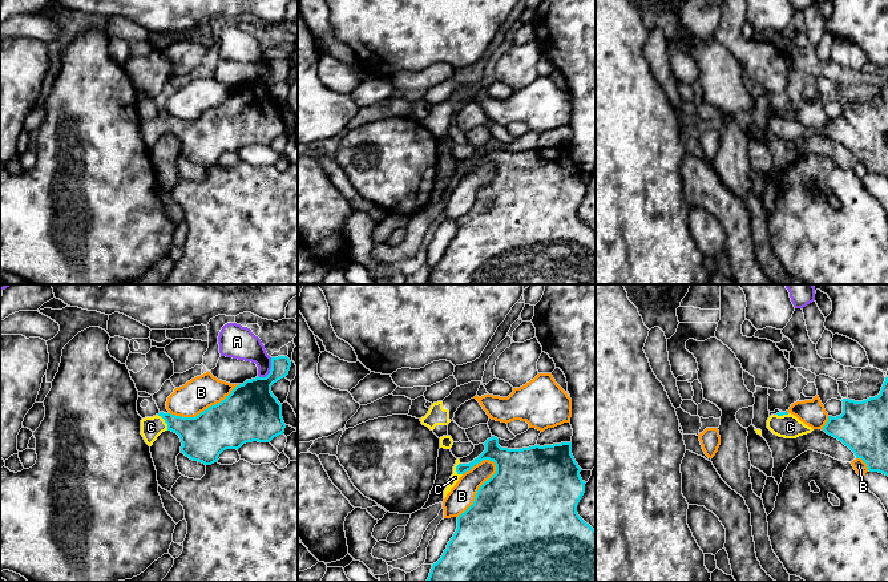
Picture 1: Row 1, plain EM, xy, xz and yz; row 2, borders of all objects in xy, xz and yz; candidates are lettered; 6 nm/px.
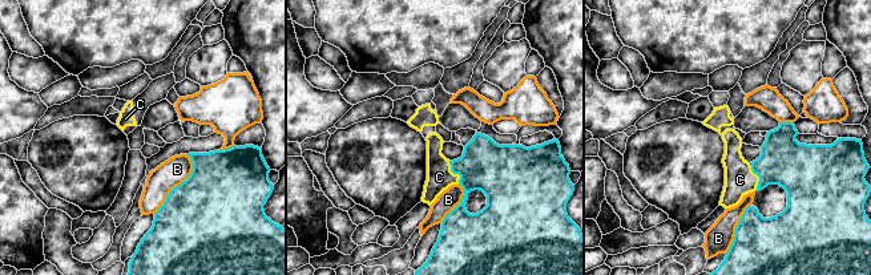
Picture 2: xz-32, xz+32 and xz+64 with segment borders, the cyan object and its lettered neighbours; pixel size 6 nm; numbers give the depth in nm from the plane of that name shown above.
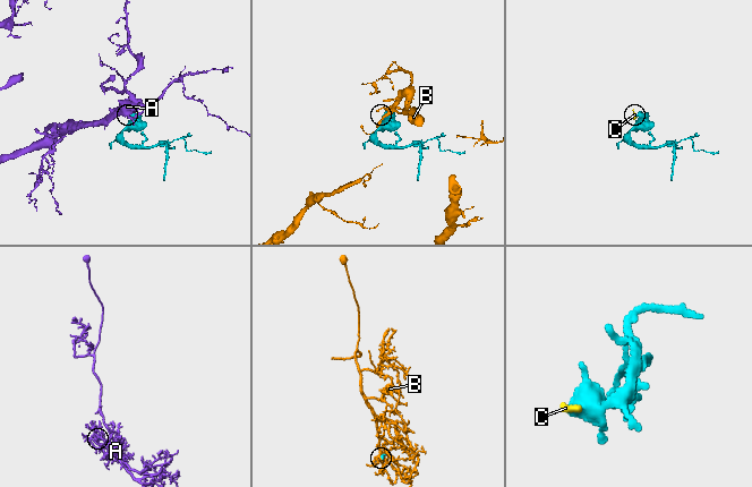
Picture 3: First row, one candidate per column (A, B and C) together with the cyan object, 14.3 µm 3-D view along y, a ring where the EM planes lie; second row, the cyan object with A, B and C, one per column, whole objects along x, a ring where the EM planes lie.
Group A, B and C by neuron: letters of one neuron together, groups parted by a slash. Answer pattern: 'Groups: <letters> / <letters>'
Groups: A / B / C

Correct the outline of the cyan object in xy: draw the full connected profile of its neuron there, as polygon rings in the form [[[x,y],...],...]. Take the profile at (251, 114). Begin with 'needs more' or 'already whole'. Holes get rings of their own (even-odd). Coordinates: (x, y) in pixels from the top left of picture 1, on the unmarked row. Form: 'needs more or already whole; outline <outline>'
needs more; outline [[[287,58],[271,60],[271,72],[266,80],[257,78],[237,88],[221,105],[209,109],[195,120],[182,120],[160,114],[141,122],[141,137],[152,149],[157,140],[171,133],[181,141],[181,154],[193,163],[211,167],[226,151],[239,151],[246,145],[270,145],[283,137],[286,126],[282,120],[282,106],[271,94],[271,88],[288,77],[291,64]]]

